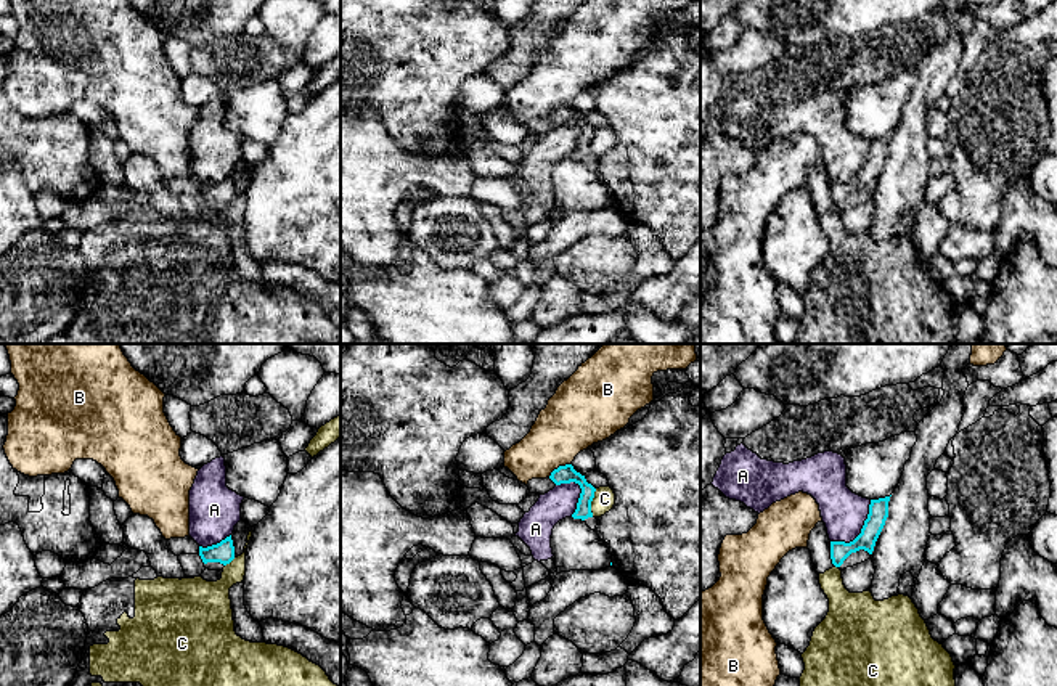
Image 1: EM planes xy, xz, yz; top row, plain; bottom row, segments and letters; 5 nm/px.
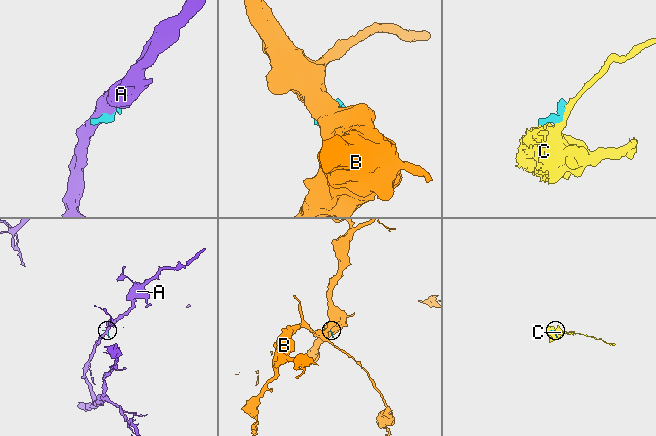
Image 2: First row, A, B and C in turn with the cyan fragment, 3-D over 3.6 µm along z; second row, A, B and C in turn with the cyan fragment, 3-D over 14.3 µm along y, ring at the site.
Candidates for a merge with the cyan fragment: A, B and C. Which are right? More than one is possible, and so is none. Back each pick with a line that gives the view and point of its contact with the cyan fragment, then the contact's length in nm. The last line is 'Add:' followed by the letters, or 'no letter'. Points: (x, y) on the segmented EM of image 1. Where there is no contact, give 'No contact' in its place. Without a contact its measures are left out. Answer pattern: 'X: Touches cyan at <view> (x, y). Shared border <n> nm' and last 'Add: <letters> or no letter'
Add: no letter

